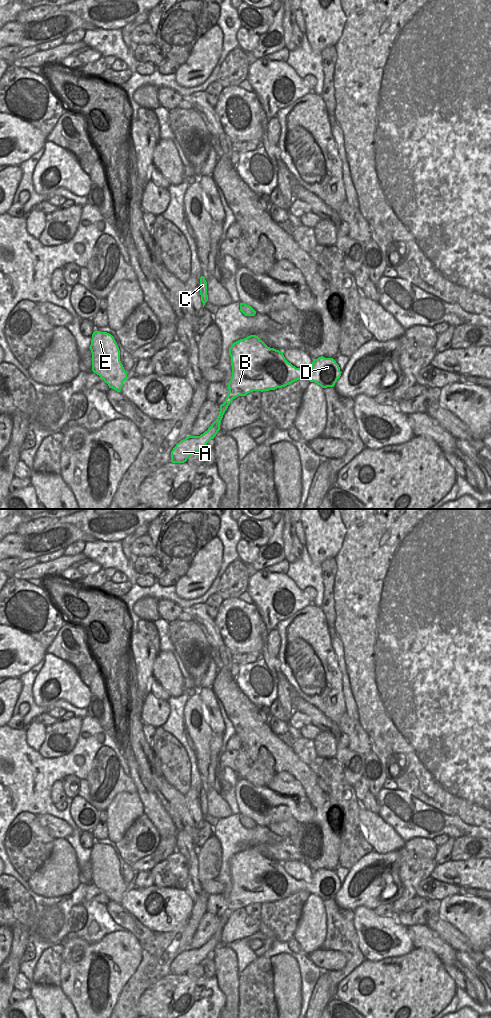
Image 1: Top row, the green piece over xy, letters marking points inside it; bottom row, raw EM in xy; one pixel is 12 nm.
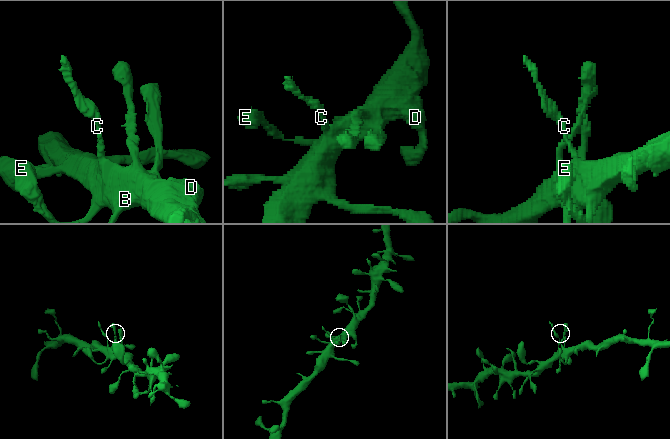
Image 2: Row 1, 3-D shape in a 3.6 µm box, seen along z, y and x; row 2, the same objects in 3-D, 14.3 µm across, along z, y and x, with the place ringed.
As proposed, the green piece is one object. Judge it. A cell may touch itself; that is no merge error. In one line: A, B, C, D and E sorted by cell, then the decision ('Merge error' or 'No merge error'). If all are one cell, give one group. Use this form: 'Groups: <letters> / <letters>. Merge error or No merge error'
Groups: A B C D E. No merge error

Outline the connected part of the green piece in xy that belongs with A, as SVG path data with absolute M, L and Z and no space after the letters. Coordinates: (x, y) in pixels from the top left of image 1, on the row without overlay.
M250 847L244 851L234 854L229 860L231 869L232 889L228 895L229 905L223 916L220 917L220 924L217 931L211 936L207 943L200 948L188 948L181 952L171 963L172 975L184 975L196 964L201 964L207 955L214 951L220 942L220 935L229 916L238 908L246 908L252 903L269 903L285 899L299 891L308 891L315 894L322 900L334 899L341 888L339 877L333 870L323 868L313 871L312 880L307 883L304 880L296 880L289 875L282 863L268 859L258 848Z

